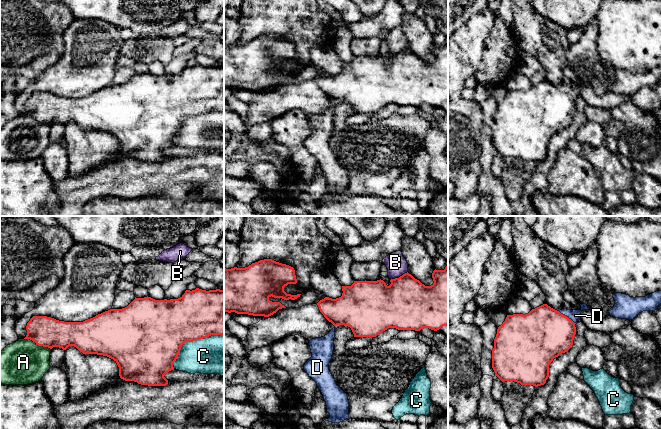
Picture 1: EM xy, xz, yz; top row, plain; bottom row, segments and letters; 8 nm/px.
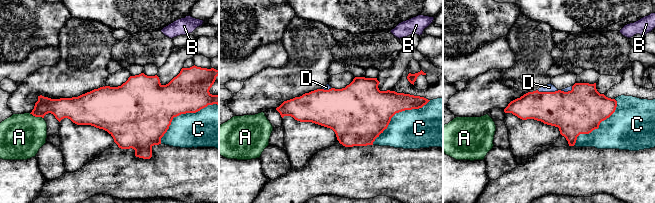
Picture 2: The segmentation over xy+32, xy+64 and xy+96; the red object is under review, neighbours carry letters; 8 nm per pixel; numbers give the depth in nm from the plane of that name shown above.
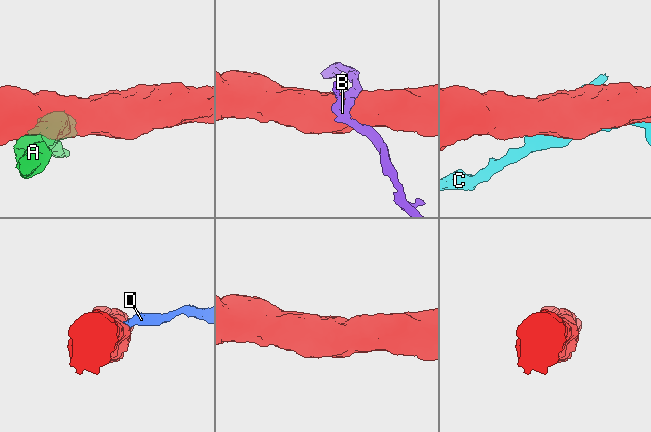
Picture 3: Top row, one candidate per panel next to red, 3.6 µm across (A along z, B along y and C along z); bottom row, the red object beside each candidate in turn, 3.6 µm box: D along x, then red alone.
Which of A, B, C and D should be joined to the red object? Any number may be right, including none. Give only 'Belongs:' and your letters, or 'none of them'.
Belongs: D

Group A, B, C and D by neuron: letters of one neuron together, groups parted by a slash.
A / B / C / D

